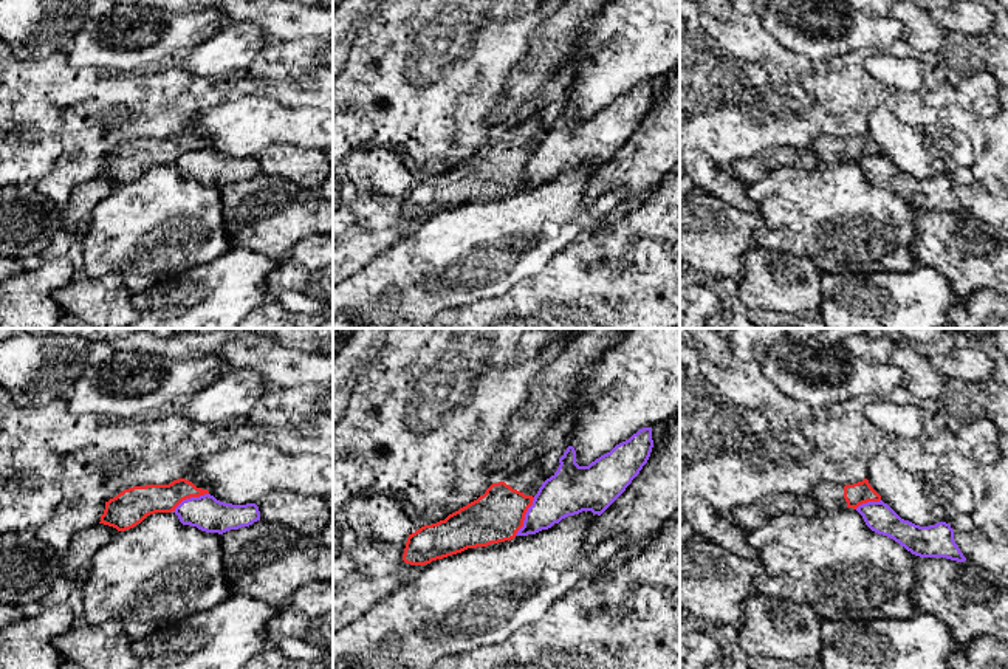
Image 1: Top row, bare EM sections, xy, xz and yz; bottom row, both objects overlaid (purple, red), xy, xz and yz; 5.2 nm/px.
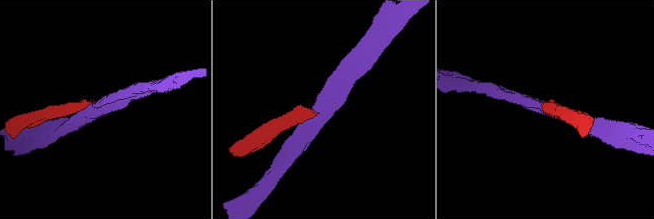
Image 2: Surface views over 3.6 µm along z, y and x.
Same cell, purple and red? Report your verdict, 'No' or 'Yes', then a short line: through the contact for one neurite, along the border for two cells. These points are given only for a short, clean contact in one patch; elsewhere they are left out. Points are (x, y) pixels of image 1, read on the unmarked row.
No. Line: xz (534, 150), (525, 168), (524, 178), (514, 188)

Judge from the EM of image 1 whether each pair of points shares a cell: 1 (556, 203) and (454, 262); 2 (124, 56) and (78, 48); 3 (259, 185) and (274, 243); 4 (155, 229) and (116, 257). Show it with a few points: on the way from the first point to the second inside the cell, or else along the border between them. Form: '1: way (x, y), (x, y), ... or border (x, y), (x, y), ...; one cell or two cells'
1: way (531, 225), (511, 237), (479, 250); one cell
2: way (113, 53), (89, 48); one cell
3: way (264, 198), (265, 212), (271, 220), (273, 229); one cell
4: way (146, 229), (126, 248); one cell

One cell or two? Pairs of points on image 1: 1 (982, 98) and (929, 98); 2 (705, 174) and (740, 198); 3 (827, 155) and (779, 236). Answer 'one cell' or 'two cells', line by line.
1: one cell
2: one cell
3: two cells

